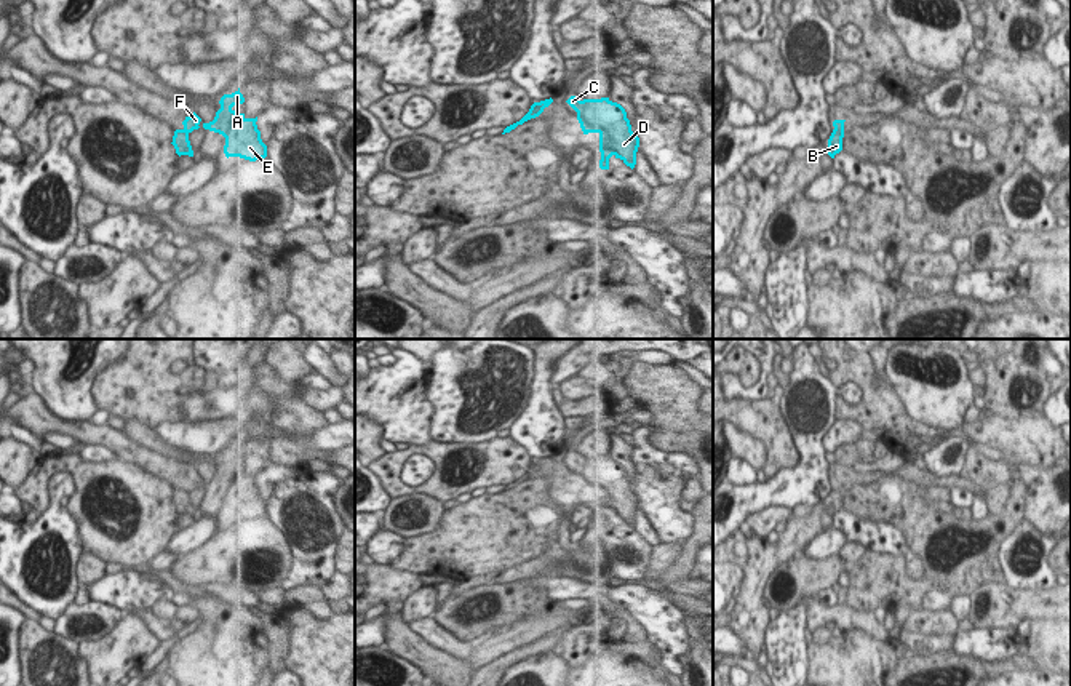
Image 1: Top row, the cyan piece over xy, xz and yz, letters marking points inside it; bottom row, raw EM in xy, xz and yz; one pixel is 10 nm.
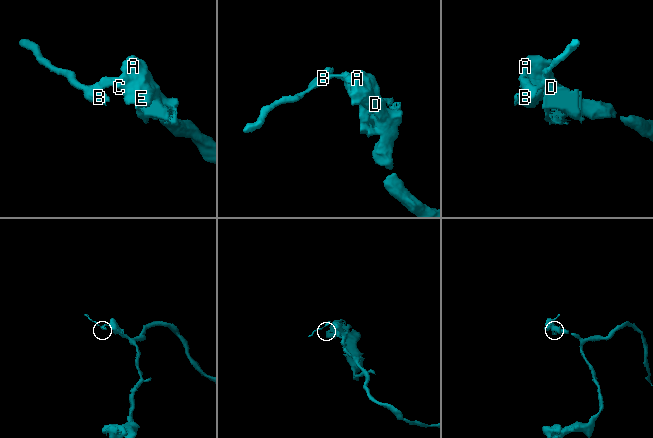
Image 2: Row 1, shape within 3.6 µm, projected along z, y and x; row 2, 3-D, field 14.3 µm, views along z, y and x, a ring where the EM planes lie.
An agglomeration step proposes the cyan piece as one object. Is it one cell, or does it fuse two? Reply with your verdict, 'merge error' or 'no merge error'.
merge error

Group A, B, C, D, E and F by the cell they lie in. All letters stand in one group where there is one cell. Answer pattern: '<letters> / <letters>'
A C D E F / B

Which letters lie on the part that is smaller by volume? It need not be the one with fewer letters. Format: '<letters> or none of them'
B

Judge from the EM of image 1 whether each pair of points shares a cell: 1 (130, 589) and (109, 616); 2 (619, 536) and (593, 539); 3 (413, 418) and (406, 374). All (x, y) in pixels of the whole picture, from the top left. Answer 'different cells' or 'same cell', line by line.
1: different cells
2: same cell
3: same cell

